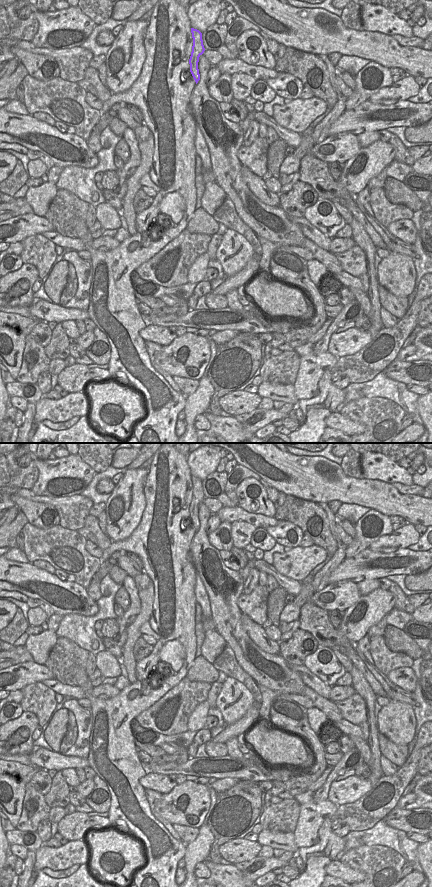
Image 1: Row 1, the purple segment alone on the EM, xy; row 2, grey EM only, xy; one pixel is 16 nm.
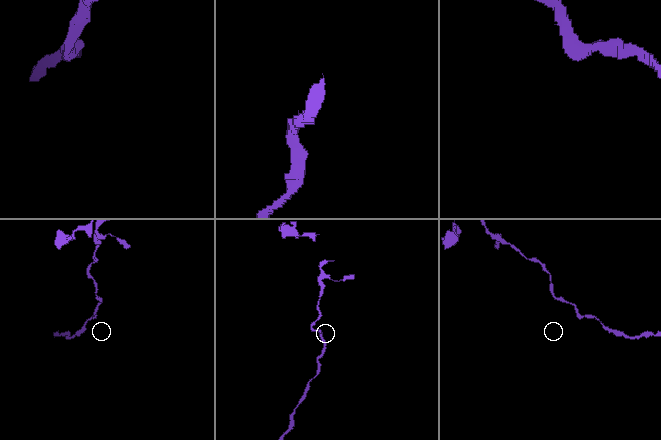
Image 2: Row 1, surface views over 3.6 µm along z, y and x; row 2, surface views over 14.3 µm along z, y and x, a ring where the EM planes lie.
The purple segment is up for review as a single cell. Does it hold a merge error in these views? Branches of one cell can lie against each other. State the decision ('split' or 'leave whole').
leave whole

